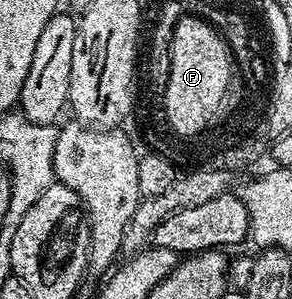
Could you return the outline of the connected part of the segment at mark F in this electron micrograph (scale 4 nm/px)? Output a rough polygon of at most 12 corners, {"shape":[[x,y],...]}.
{"shape":[[199,16],[172,29],[171,123],[210,124],[231,51]]}

